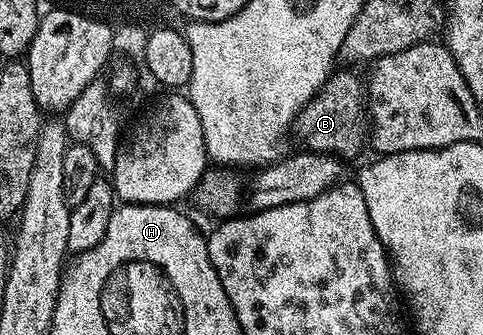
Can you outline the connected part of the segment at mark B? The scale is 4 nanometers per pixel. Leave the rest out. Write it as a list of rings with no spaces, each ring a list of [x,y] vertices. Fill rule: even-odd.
[[[333,71],[321,91],[316,93],[299,112],[294,121],[294,136],[301,140],[309,152],[324,152],[328,156],[356,156],[370,140],[370,124],[366,119],[366,84],[355,76],[355,71]]]

